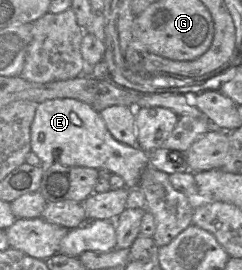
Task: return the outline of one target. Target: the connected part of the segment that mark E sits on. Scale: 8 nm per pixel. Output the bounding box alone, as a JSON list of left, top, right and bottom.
[30,99,149,189]

